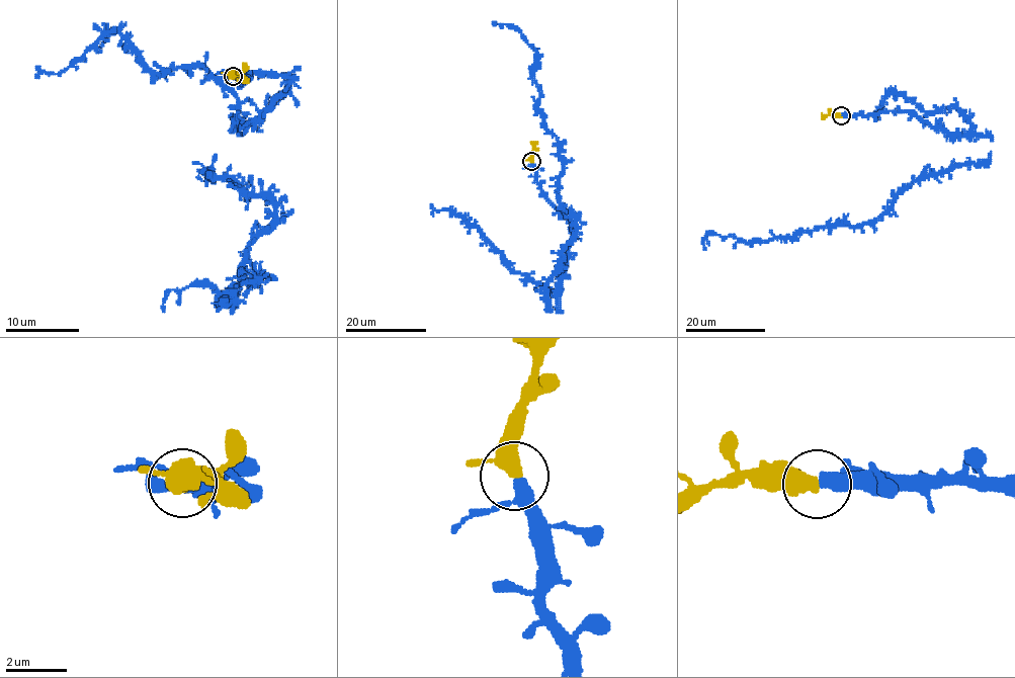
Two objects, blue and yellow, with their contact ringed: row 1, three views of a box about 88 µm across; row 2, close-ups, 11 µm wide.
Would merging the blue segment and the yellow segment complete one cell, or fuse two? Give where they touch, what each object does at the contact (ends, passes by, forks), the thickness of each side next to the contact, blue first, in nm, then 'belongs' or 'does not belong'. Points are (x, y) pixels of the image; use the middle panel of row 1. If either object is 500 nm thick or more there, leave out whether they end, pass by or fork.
place (531, 161); blue passes by; yellow passes by; calibres 340 and 400 nm; belongs

